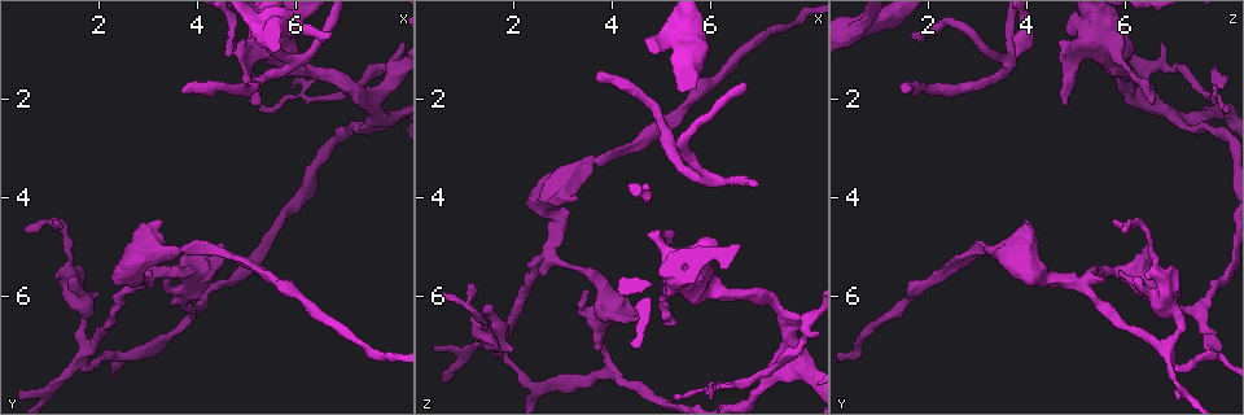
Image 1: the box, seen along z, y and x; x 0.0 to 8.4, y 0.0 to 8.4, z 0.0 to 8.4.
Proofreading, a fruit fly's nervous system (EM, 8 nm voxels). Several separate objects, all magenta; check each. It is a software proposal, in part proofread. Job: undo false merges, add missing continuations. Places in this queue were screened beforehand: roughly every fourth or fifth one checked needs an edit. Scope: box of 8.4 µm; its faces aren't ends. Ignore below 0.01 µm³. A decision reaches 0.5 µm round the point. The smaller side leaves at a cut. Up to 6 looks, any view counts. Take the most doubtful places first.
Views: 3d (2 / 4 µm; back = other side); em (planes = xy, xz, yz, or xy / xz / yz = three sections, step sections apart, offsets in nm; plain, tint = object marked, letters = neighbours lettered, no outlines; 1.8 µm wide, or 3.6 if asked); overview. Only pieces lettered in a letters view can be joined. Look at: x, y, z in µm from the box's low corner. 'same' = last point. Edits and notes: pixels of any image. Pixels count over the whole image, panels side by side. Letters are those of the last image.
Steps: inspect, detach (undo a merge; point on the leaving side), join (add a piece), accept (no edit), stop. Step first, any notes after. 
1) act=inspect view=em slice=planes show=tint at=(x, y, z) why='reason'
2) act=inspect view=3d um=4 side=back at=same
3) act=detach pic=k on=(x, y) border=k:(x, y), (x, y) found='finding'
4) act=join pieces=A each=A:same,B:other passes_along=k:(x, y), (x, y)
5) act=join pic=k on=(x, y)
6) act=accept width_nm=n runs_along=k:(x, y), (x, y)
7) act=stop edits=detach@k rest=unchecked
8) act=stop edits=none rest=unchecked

act=inspect view=em slice=planes show=letters at=(6.70, 0.65, 1.70) why='branch stops here'

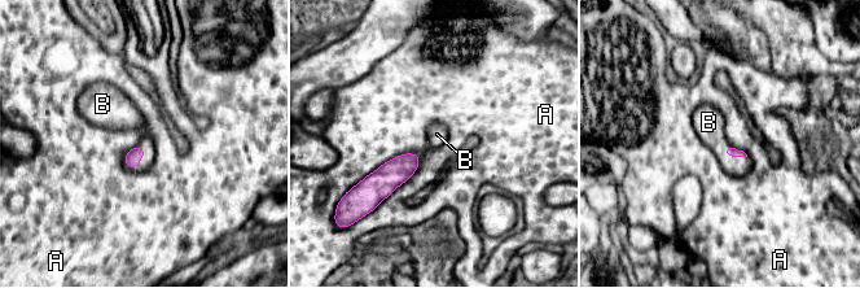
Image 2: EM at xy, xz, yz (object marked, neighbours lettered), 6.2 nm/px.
act=join pieces=B each=A:other,B:same found='the neuron continues'

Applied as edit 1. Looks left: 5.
act=inspect view=overview

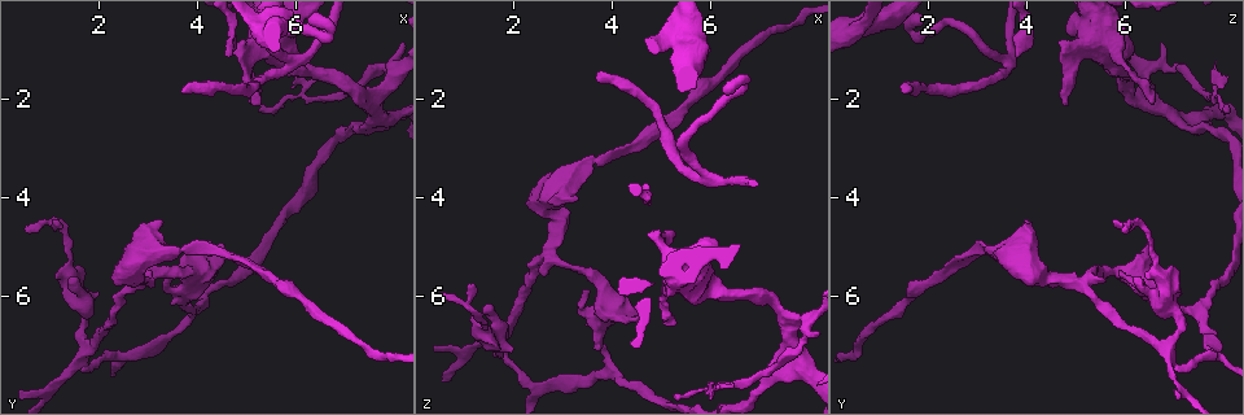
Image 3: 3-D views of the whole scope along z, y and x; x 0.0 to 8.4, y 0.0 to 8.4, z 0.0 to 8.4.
act=inspect view=em slice=xy step=4 show=letters at=(4.60, 1.15, 3.80) why='an open end'

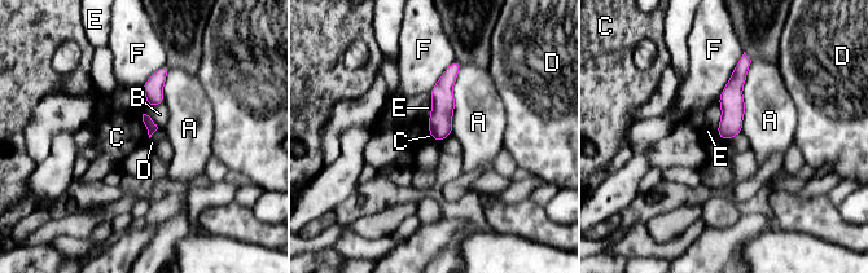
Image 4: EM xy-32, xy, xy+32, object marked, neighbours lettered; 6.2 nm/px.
act=accept each=A:other,B:other,C:other,D:other,E:other,F:other border=4:(141, 114), (141, 120), (149, 137) found='none of them fits'

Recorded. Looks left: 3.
act=inspect view=em slice=planes show=letters at=(3.65, 1.85, 1.60) why='branch stops here'

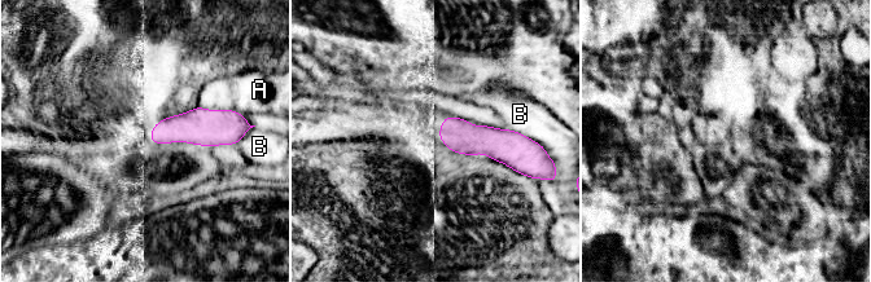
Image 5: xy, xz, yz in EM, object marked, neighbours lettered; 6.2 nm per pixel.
act=accept width_nm=160 each=A:other,B:other border=5:(198, 105), (206, 109), (231, 110) found='none of them fits'

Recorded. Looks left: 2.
act=stop edits=join@2 rest=unchecked

